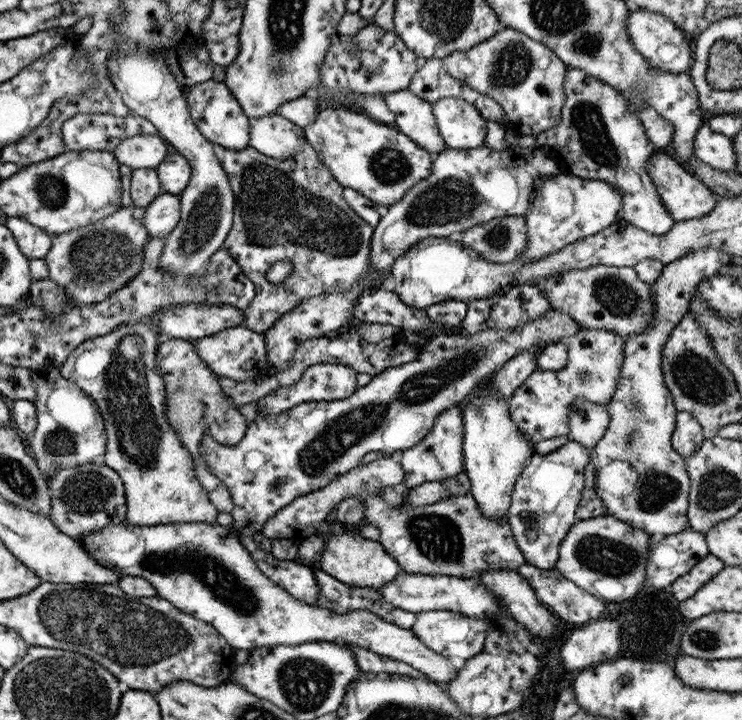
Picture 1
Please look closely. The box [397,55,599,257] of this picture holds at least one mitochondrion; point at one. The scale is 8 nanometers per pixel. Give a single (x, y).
(450, 200)

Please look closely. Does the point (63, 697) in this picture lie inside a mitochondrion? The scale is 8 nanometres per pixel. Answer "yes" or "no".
yes

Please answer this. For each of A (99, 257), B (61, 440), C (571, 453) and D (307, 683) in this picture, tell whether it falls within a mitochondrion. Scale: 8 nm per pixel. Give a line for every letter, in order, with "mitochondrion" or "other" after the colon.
A: mitochondrion
B: mitochondrion
C: other
D: mitochondrion

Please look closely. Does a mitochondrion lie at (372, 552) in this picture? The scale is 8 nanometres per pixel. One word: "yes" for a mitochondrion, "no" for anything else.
no

